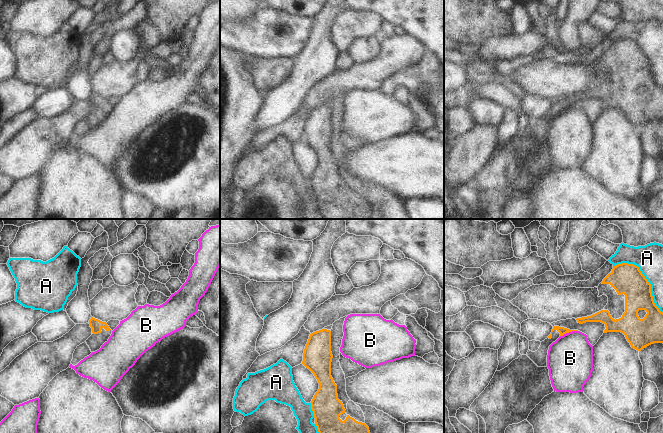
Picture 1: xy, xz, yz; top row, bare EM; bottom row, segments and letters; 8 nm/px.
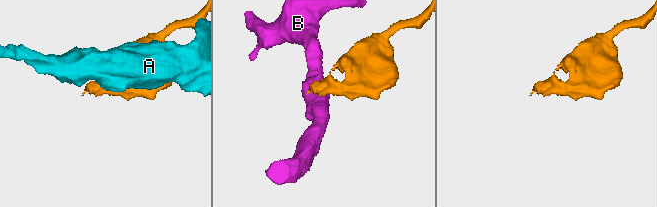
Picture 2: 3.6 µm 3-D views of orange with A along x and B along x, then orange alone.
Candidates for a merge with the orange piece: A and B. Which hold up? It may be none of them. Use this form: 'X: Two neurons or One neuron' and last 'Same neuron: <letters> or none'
A: Two neurons
B: Two neurons
Same neuron: none

